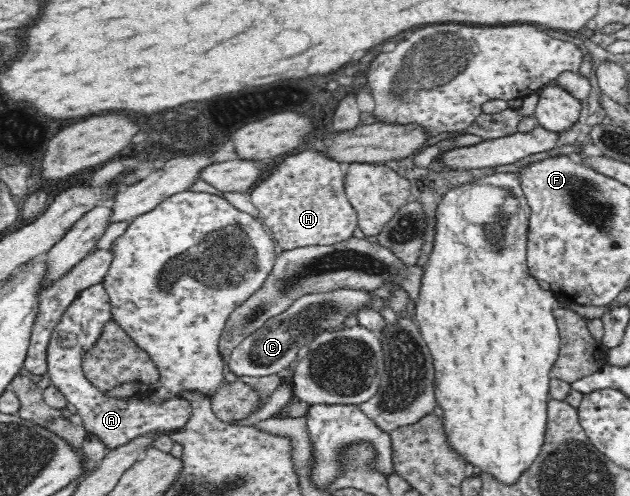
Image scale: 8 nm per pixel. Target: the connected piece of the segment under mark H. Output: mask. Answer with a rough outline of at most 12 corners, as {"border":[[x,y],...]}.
{"border":[[307,147],[252,188],[283,251],[353,237],[341,164]]}

